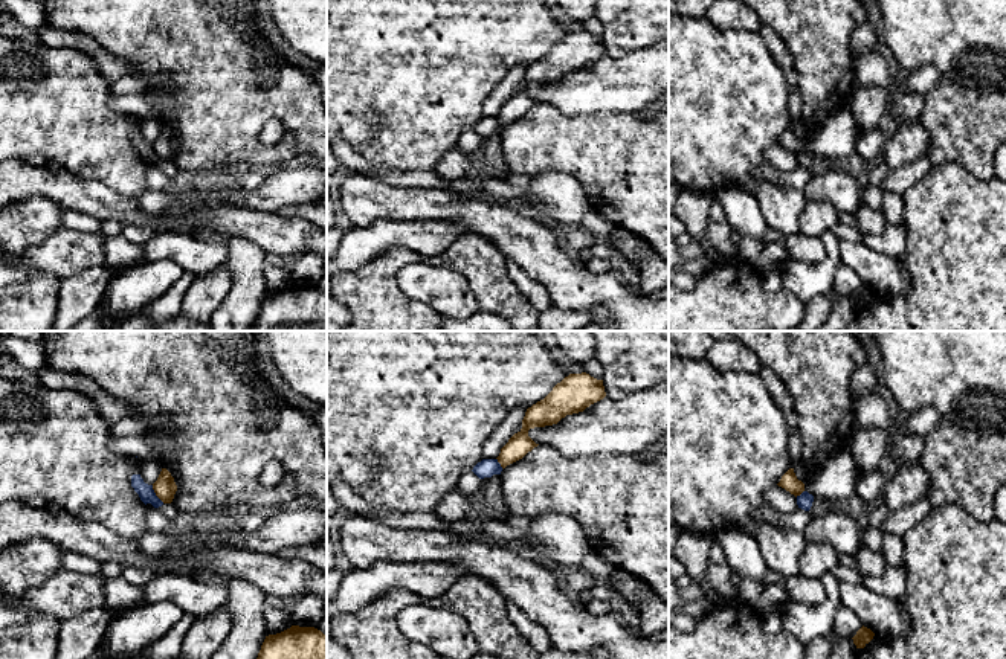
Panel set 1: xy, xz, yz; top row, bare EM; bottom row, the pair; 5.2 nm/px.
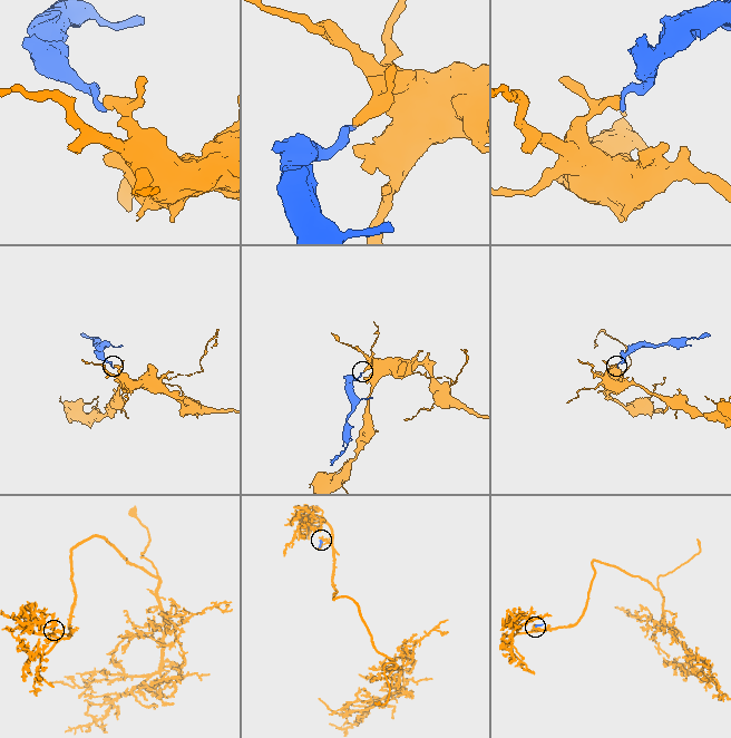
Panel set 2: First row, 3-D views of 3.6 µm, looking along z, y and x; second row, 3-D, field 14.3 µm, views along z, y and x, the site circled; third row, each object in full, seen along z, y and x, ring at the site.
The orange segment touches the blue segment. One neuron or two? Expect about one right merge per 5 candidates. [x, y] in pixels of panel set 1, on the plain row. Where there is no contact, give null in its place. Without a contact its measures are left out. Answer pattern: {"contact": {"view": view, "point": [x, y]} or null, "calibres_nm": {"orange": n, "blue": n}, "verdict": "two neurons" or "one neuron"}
{"contact": {"view": "xy", "point": [156, 153]}, "calibres_nm": {"orange": 120, "blue": 90}, "verdict": "two neurons"}

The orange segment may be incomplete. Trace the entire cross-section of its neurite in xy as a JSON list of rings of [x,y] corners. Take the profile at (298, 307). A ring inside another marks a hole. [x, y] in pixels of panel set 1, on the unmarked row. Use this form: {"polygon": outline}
{"polygon": [[[299,284],[269,293],[253,325],[253,331],[327,331],[327,294]]]}

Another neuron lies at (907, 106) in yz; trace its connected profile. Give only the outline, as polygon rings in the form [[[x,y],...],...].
[[[911,90],[898,92],[893,101],[895,116],[901,122],[914,122],[919,119],[925,105],[925,96]]]

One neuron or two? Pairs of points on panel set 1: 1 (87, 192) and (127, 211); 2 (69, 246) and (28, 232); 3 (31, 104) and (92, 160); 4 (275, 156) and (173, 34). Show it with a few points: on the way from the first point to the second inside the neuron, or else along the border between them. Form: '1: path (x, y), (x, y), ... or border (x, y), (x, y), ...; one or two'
1: path (96, 200), (118, 208); one
2: border (61, 225), (40, 243), (16, 255); two
3: path (46, 115), (77, 145); one
4: path (241, 133), (223, 115), (223, 84), (206, 67); one

